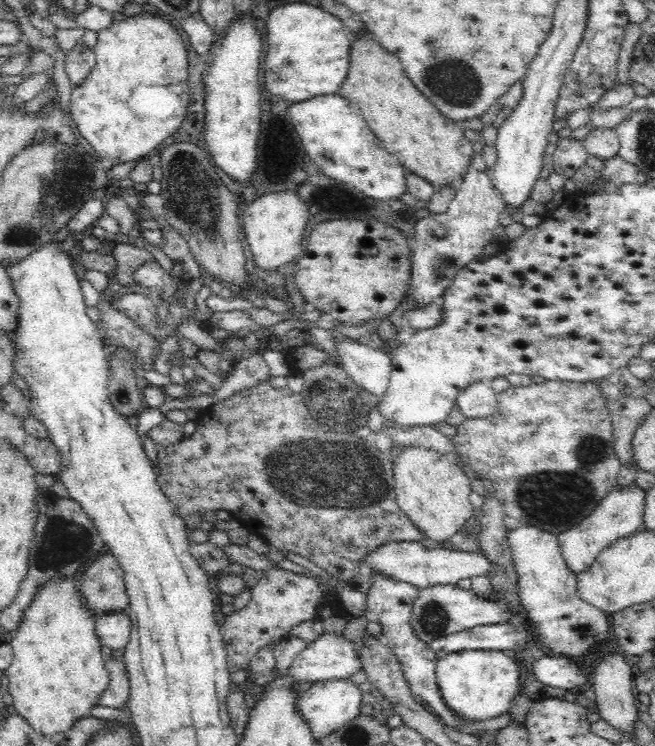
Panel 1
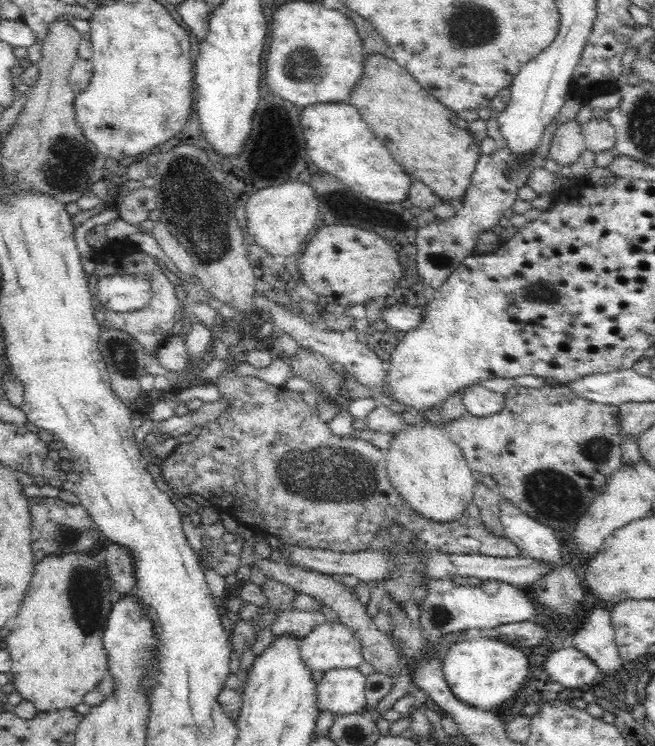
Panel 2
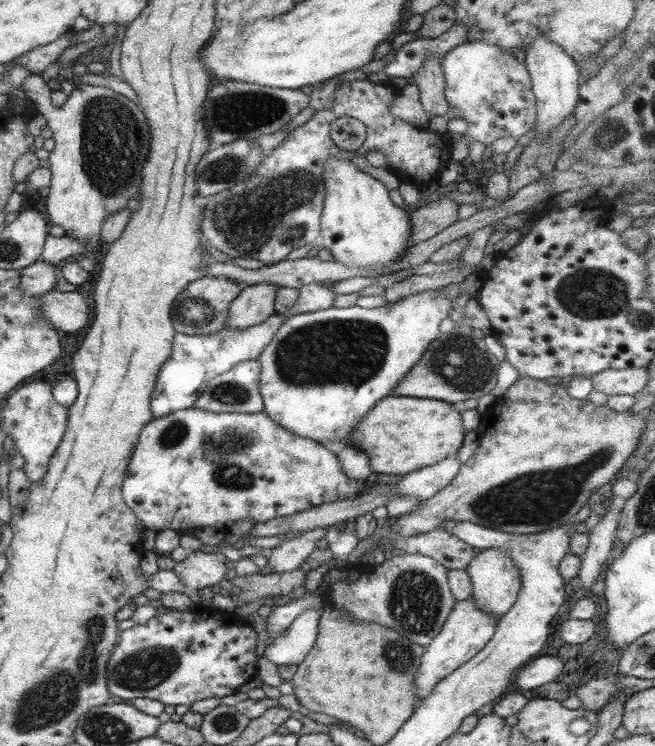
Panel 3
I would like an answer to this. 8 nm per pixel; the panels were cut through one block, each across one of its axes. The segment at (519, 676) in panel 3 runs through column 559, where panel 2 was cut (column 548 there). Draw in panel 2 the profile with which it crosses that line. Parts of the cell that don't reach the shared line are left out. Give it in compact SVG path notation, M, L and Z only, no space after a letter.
M564 646L562 650L550 654L550 658L544 662L542 669L554 682L576 693L600 680L600 672L596 665L574 646Z

